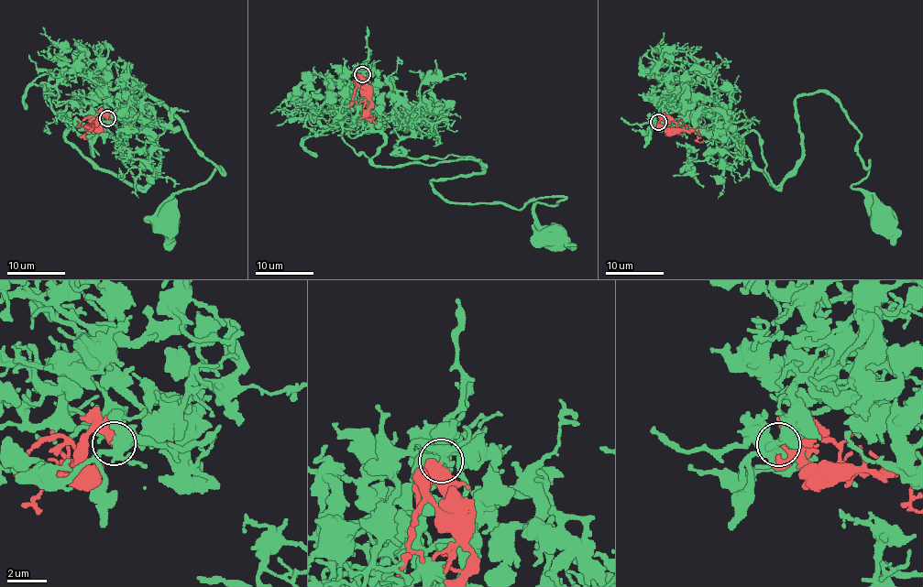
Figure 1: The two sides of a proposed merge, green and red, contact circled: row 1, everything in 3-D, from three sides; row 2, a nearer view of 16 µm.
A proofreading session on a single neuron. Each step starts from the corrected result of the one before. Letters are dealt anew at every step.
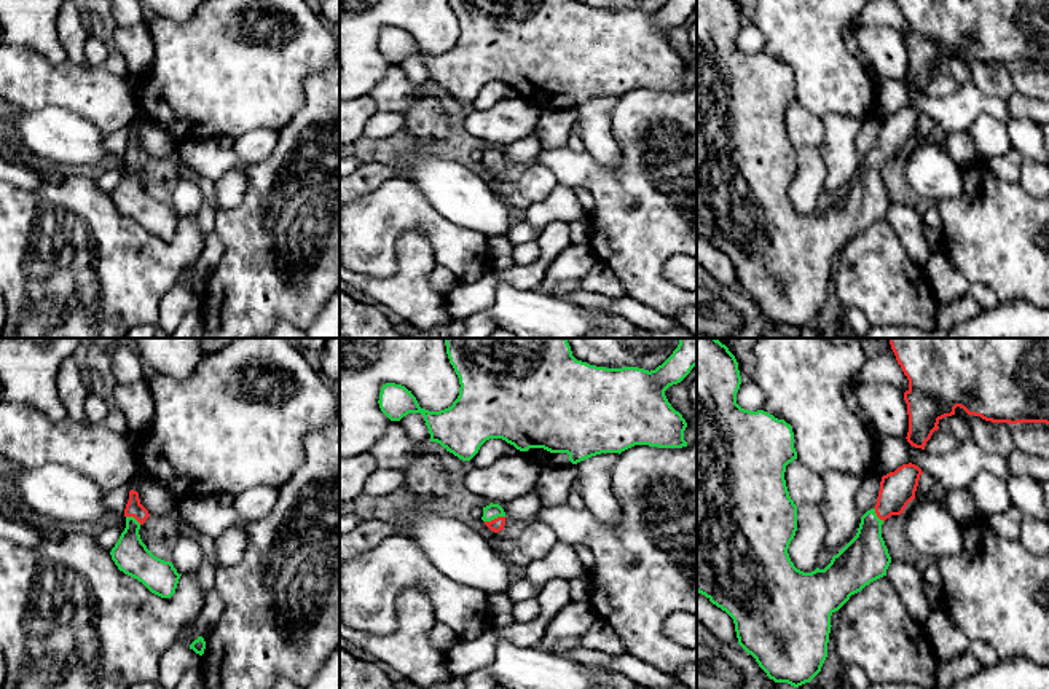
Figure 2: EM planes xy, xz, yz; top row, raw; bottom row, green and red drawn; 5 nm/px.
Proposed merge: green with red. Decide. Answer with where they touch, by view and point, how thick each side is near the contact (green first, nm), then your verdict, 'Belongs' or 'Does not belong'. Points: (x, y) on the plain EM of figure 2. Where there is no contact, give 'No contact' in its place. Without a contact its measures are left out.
Touches green at xz (495, 160). Thickness 80 nm (green) against 70 nm. Belongs

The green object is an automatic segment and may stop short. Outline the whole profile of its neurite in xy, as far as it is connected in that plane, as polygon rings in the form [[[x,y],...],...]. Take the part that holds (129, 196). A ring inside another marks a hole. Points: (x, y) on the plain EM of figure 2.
[[[134,132],[129,134],[124,159],[126,171],[110,195],[112,203],[120,214],[142,225],[151,236],[171,241],[182,217],[171,204],[155,199],[142,185],[139,172],[150,156]]]

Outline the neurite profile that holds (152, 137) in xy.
[[[136,118],[131,124],[104,134],[108,156],[124,158],[131,132],[139,136],[140,147],[150,158],[166,159],[177,155],[177,147],[158,124]]]

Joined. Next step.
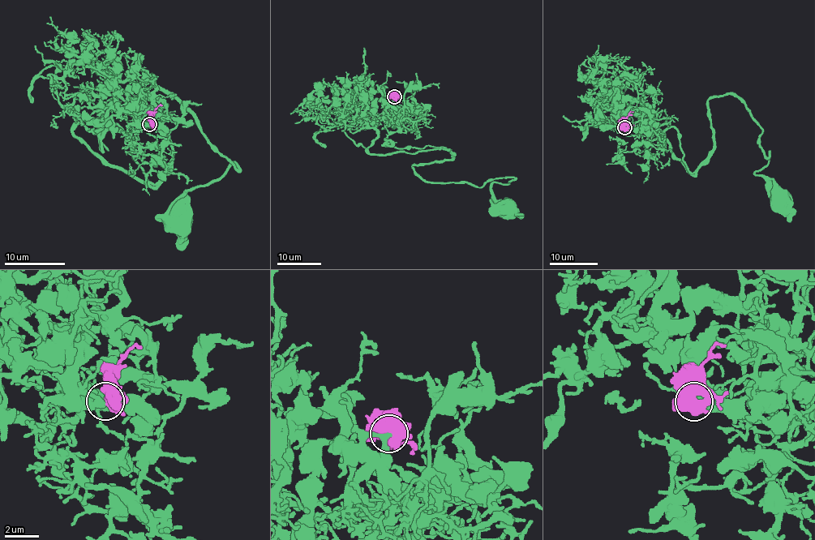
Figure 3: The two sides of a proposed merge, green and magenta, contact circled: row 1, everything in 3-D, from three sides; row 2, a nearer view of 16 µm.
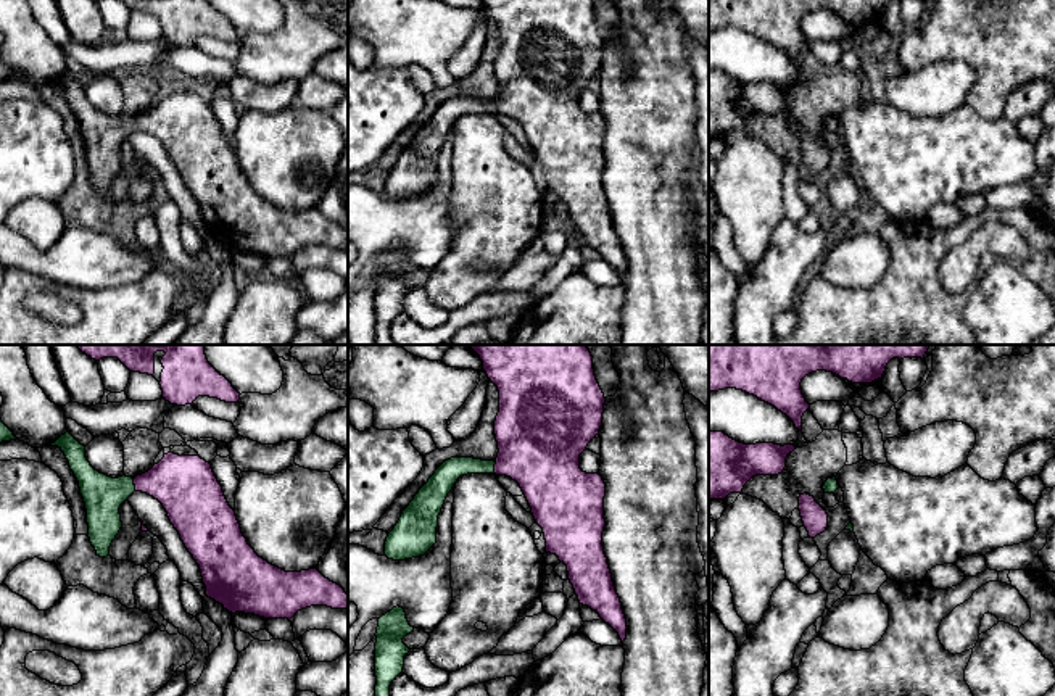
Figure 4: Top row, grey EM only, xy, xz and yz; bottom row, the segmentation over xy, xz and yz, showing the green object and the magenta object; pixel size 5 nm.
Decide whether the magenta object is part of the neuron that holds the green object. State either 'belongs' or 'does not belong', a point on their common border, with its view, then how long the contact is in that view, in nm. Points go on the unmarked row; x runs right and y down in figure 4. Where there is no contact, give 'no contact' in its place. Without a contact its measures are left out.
belongs; contact xy (134, 124); length 70 nm

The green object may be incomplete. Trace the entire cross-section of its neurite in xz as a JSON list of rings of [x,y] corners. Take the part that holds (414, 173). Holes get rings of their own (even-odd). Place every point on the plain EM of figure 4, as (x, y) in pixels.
[[[483,0],[483,10],[499,31],[499,52],[494,60],[498,97],[445,100],[388,172],[385,195],[393,200],[412,198],[424,195],[436,182],[438,155],[459,116],[511,116],[520,124],[536,163],[543,168],[546,192],[556,193],[567,205],[580,243],[596,250],[623,282],[627,258],[602,185],[606,122],[599,113],[580,108],[580,93],[599,72],[606,42],[593,0]]]

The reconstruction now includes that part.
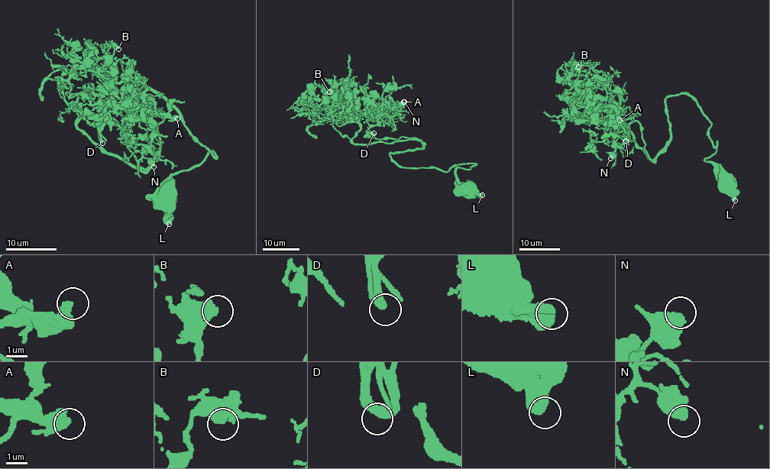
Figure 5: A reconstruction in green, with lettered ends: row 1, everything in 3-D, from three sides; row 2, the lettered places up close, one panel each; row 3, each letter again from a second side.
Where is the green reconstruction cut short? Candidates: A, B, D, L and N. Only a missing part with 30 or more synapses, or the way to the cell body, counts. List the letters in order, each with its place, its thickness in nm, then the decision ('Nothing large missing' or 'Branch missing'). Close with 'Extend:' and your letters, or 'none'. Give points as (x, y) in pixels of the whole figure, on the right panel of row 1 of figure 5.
A: Place: (619, 120). Thickness 600 nm. Nothing large missing
B: Place: (578, 66). Thickness 500 nm. Nothing large missing
D: Place: (626, 140). Thickness 320 nm. Branch missing
L: Place: (735, 200). Thickness 550 nm. Nothing large missing
N: Place: (610, 158). Thickness 550 nm. Nothing large missing
Extend: D

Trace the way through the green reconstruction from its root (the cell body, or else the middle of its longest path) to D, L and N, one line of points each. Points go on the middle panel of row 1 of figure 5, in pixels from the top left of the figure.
D: (467, 189), (456, 169), (474, 163), (447, 171), (402, 167), (389, 153), (422, 143), (367, 137), (373, 133)
L: (467, 189), (467, 192), (470, 193), (482, 195)
N: (467, 189), (456, 169), (474, 163), (402, 167), (389, 153), (423, 148), (418, 139), (367, 135), (404, 101)

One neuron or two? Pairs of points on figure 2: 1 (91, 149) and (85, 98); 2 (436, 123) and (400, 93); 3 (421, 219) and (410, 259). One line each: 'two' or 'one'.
1: two
2: one
3: two

